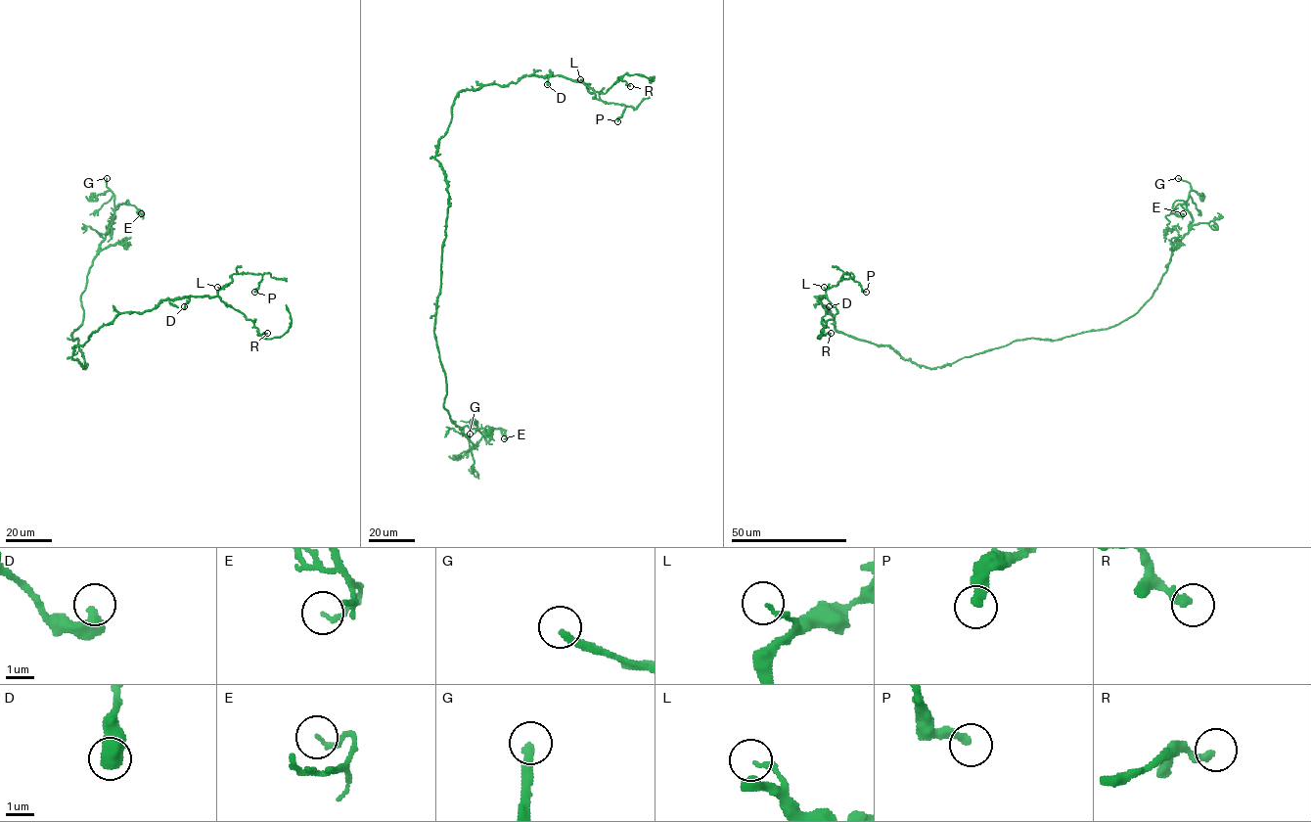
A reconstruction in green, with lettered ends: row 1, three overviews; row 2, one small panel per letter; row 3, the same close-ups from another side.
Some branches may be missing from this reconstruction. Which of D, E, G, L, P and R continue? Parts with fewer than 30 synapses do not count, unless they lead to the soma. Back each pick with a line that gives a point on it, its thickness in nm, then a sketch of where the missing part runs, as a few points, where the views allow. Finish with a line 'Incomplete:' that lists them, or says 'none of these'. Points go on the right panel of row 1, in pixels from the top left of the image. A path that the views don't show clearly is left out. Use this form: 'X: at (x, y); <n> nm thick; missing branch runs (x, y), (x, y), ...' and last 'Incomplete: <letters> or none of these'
G: at (1178, 178); 280 nm thick; missing branch runs (1178, 178), (1173, 172), (1164, 172), (1157, 164), (1152, 140), (1147, 133)
Incomplete: G

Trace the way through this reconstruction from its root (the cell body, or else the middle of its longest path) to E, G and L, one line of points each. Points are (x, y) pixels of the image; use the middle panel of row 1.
E: (448, 205), (434, 325), (444, 407), (474, 447), (482, 436), (488, 441), (493, 429), (504, 438)
G: (448, 205), (434, 332), (445, 378), (444, 407), (474, 447), (477, 442), (470, 445), (470, 433)
L: (448, 205), (445, 173), (435, 155), (460, 92), (488, 84), (507, 85), (524, 76), (580, 79)

